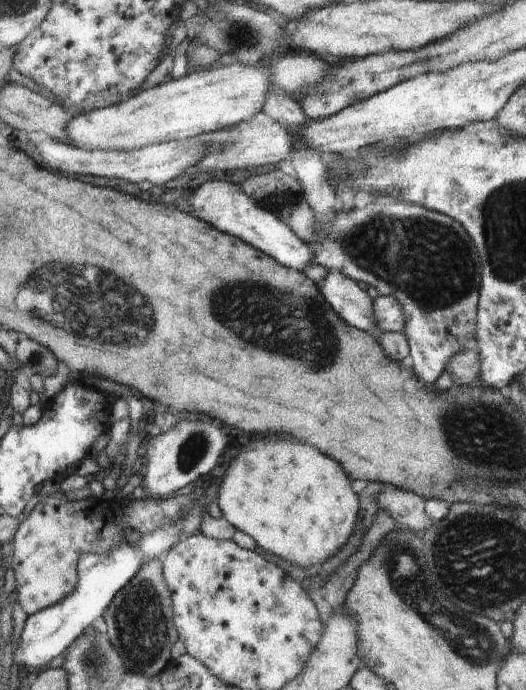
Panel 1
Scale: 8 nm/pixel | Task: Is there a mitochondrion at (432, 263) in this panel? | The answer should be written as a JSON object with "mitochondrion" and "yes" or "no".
{"mitochondrion":"yes"}

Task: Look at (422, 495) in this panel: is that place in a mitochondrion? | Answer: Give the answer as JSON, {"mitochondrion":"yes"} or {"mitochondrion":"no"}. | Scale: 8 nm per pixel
{"mitochondrion":"no"}

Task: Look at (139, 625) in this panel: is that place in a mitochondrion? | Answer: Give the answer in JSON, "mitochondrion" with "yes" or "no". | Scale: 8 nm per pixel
{"mitochondrion":"yes"}

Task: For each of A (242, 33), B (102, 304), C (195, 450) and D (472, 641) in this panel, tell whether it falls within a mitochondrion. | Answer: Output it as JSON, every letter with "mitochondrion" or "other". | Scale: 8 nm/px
{"A":"mitochondrion","B":"mitochondrion","C":"mitochondrion","D":"mitochondrion"}

